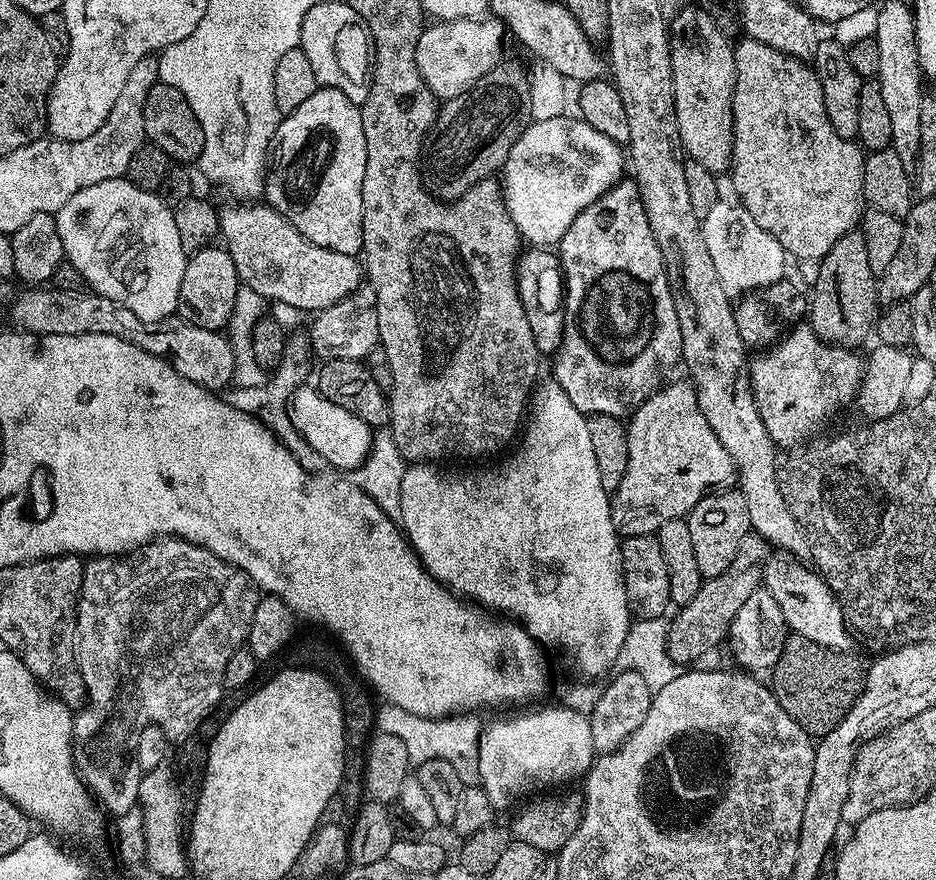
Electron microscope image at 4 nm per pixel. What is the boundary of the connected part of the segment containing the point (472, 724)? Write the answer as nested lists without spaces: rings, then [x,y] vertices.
[[[384,702],[379,705],[374,721],[375,727],[386,734],[394,734],[394,738],[402,738],[406,745],[409,761],[419,762],[442,758],[458,770],[462,782],[472,786],[480,779],[479,774],[479,746],[482,731],[482,720],[476,714],[457,714],[454,716],[440,716],[432,720],[429,716],[410,714],[398,706]]]

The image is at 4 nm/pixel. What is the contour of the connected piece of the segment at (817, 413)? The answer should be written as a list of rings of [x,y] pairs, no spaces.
[[[796,326],[791,330],[784,333],[775,344],[765,347],[756,357],[751,357],[750,363],[747,365],[748,369],[748,383],[751,387],[752,393],[756,396],[756,403],[760,405],[760,413],[764,419],[764,425],[768,431],[769,437],[772,439],[772,443],[777,449],[783,450],[783,448],[792,448],[795,444],[800,444],[807,438],[811,432],[816,432],[832,415],[835,414],[839,408],[844,408],[847,404],[851,405],[855,401],[856,393],[860,391],[860,382],[864,379],[864,369],[866,367],[865,361],[860,360],[855,355],[857,354],[851,348],[845,348],[839,344],[833,344],[831,342],[825,342],[818,338],[818,334],[813,330],[811,326]]]

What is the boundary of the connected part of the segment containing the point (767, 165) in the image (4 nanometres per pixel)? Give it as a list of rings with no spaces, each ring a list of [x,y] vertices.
[[[744,38],[744,41],[734,48],[734,70],[736,71],[736,81],[734,82],[734,94],[732,95],[732,166],[730,177],[732,176],[732,188],[736,191],[735,199],[738,203],[750,210],[754,222],[766,230],[766,234],[774,234],[778,242],[783,246],[785,253],[789,257],[797,256],[800,260],[813,260],[819,262],[842,238],[842,234],[853,231],[859,225],[861,215],[866,207],[864,191],[862,190],[862,174],[864,173],[864,157],[861,145],[856,140],[842,138],[830,126],[830,118],[826,118],[826,106],[822,98],[822,86],[816,77],[815,67],[809,66],[805,61],[796,60],[790,54],[782,54],[782,50],[774,50],[762,42],[751,38]]]

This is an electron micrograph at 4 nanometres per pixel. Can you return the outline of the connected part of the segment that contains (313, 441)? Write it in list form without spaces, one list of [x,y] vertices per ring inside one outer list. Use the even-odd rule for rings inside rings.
[[[301,386],[290,401],[290,424],[304,435],[304,440],[325,460],[336,468],[355,470],[360,467],[372,449],[373,429],[362,418],[334,406],[315,386]]]

